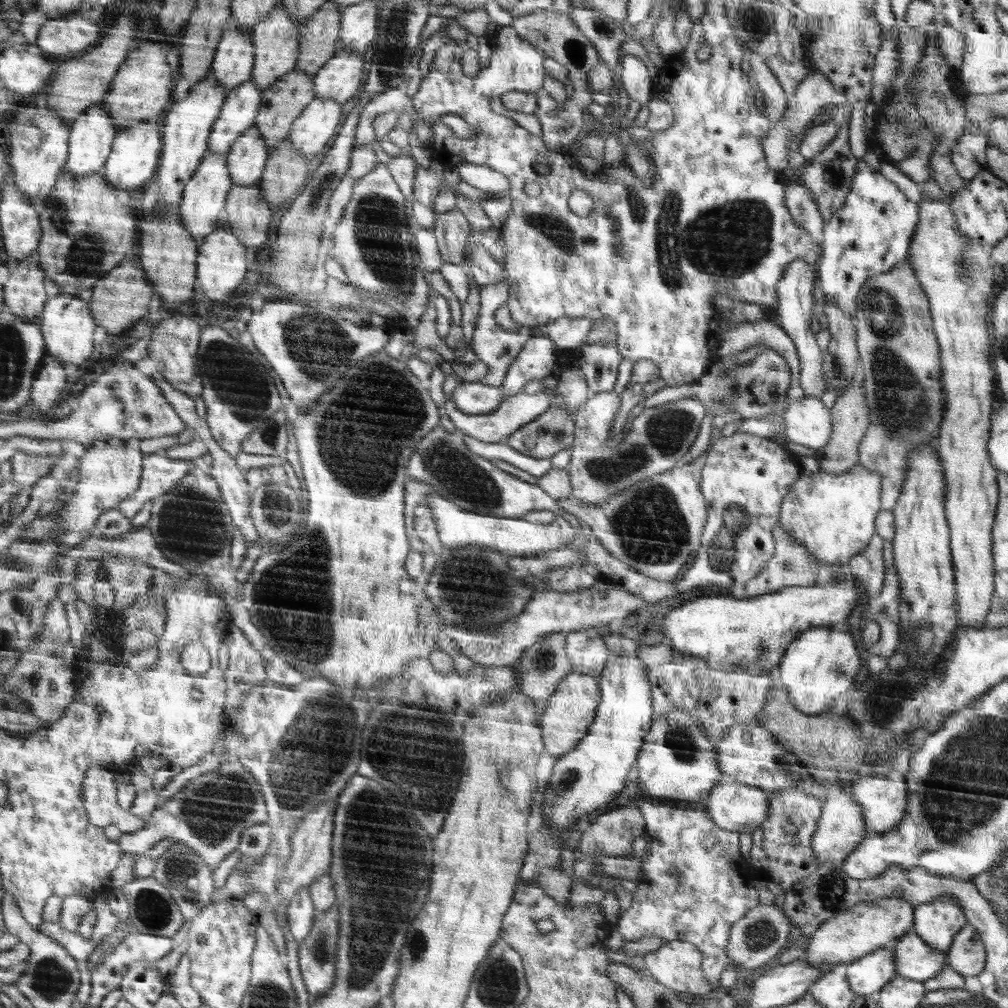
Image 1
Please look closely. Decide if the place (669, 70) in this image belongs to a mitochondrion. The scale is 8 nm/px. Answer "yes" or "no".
no

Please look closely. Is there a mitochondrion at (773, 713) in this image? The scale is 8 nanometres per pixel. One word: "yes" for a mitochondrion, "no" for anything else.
no

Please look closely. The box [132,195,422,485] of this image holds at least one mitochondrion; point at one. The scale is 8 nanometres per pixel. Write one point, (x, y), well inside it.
(233, 376)

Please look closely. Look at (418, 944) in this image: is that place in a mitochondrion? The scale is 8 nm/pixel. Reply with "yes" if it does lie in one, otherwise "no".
yes

